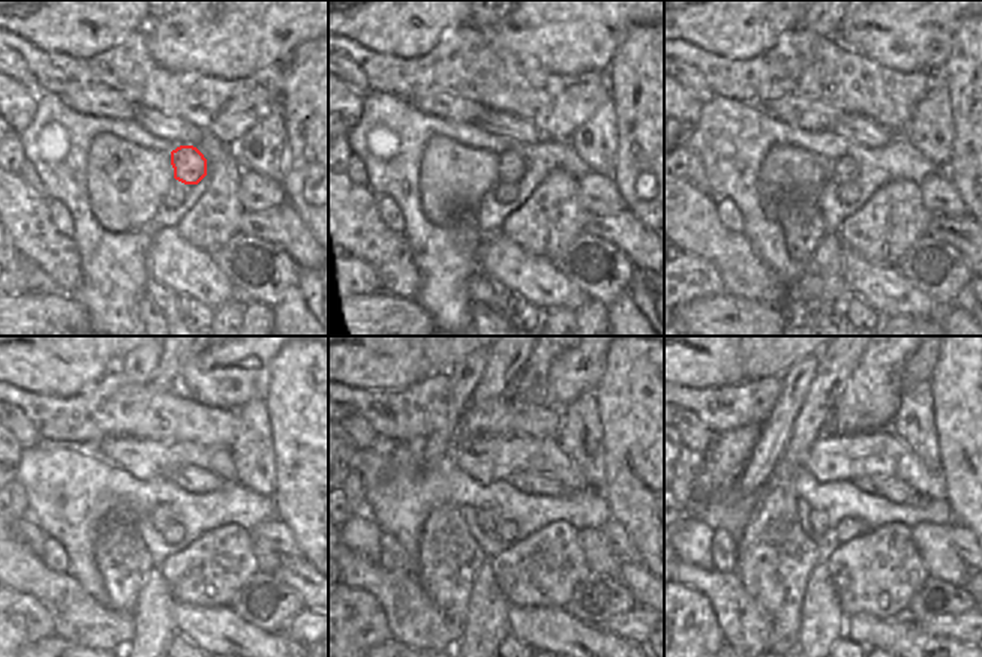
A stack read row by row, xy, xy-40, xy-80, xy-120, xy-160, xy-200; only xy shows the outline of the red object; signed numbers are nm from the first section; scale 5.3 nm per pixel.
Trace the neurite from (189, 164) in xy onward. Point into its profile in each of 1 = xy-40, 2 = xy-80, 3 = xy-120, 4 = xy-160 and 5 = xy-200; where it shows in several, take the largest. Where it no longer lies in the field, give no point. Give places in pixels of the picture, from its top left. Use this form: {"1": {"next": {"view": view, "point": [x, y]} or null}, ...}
{"1": {"next": {"view": "xy-40", "point": [510, 167]}}, "2": {"next": {"view": "xy-80", "point": [844, 170]}}, "3": {"next": {"view": "xy-120", "point": [159, 516]}}, "4": {"next": {"view": "xy-160", "point": [485, 519]}}, "5": {"next": {"view": "xy-200", "point": [817, 519]}}}

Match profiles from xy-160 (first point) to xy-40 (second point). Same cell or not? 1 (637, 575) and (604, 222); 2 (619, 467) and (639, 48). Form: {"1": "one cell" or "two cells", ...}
{"1": "one cell", "2": "one cell"}

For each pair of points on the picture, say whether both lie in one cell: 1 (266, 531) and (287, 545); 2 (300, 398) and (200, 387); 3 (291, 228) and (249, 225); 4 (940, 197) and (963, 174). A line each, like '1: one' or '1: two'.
1: one
2: two
3: one
4: two

